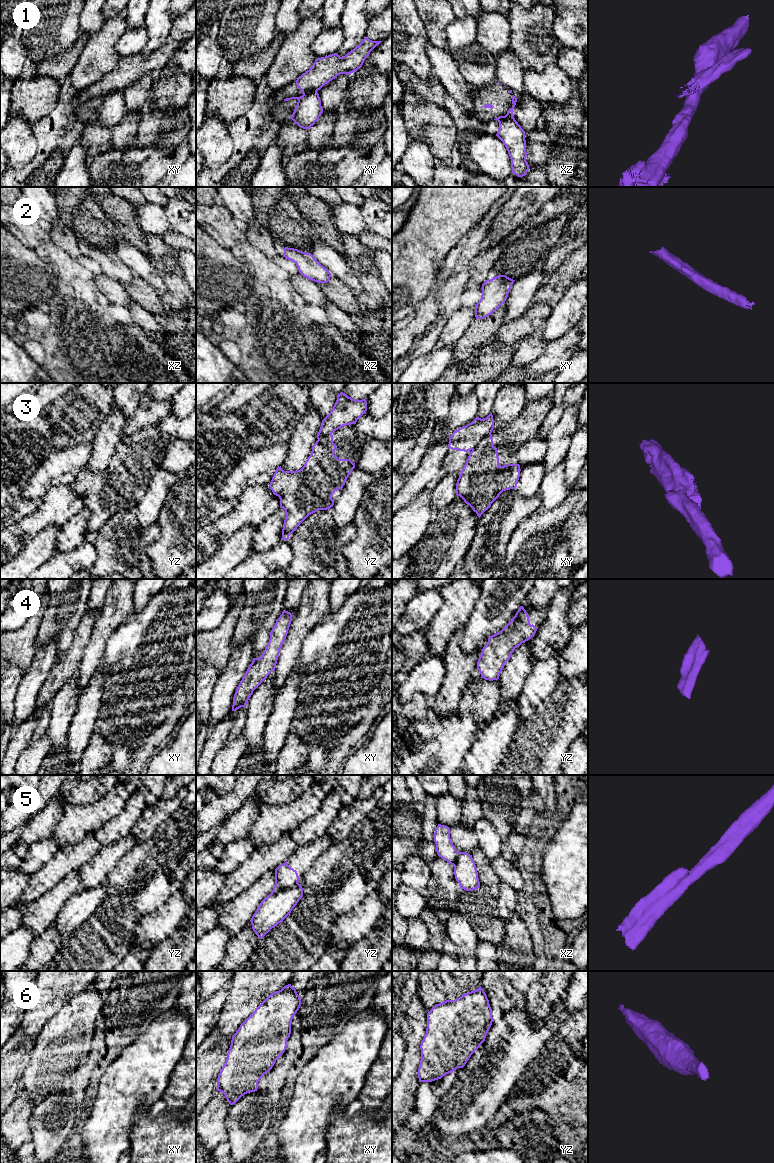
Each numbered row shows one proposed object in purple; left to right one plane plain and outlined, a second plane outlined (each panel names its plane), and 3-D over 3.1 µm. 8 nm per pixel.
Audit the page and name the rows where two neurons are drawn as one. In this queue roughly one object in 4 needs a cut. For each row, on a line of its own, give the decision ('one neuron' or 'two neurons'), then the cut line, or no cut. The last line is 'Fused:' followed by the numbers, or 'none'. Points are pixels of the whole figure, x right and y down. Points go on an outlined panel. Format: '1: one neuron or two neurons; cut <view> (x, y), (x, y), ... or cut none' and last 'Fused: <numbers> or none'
1: two neurons; cut xz (512, 114), (506, 115), (498, 121)
2: one neuron; cut none
3: two neurons; cut xy (490, 432), (471, 449)
4: one neuron; cut none
5: two neurons; cut yz (297, 882), (271, 893)
6: one neuron; cut none
Fused: 1, 3, 5

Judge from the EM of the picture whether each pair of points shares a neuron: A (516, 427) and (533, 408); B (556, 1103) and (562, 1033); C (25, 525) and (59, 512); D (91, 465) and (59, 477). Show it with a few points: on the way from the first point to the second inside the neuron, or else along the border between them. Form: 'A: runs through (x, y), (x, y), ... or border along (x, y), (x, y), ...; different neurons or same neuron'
A: runs through (521, 422), (530, 413); same neuron
B: runs through (549, 1086), (545, 1081), (545, 1060), (551, 1050); same neuron
C: runs through (33, 523), (48, 512), (51, 512); same neuron
D: border along (94, 443), (90, 457), (84, 465); different neurons

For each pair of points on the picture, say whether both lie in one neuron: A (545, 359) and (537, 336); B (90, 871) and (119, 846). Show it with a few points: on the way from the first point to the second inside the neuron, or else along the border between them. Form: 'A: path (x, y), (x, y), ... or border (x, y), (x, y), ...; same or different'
A: border (548, 343), (544, 351), (525, 366); different
B: path (97, 868), (112, 853); same

